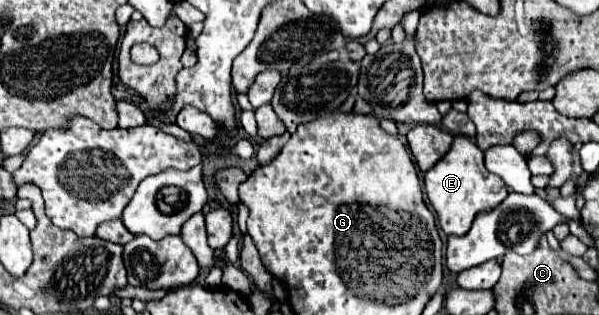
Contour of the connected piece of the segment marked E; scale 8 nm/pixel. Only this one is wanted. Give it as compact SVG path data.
M455 137L445 157L425 173L425 193L429 197L429 203L437 211L441 229L447 235L465 235L477 213L497 207L509 195L503 179L485 169L483 151L467 137Z

